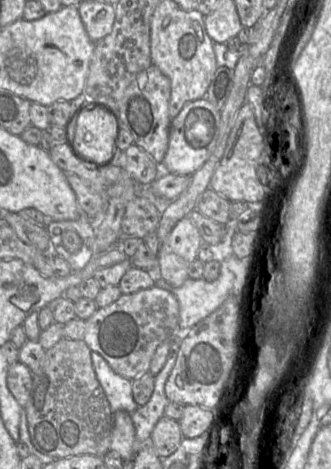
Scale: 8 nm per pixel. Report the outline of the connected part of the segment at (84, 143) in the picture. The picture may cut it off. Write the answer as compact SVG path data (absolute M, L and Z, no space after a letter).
M84 107L78 115L72 150L82 159L98 164L110 158L119 133L118 119L103 108Z

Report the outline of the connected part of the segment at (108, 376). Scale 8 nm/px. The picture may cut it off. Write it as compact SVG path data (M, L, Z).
M92 352L91 359L96 377L104 390L112 412L136 411L139 406L132 395L132 380L115 373L99 353Z

